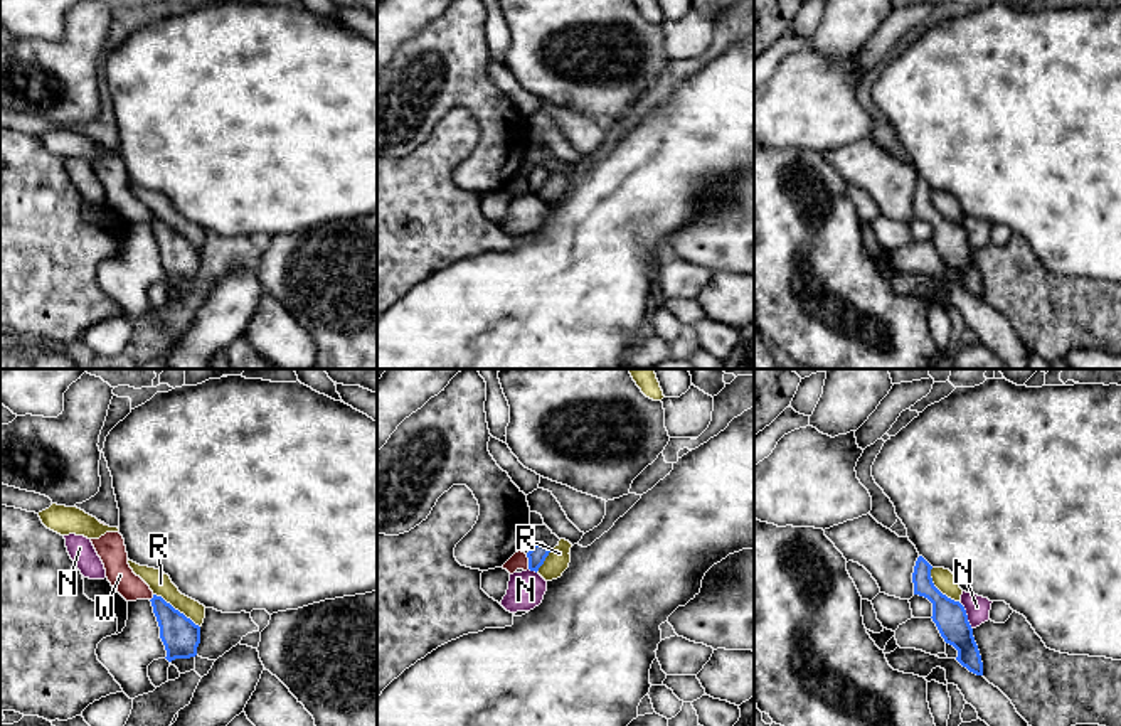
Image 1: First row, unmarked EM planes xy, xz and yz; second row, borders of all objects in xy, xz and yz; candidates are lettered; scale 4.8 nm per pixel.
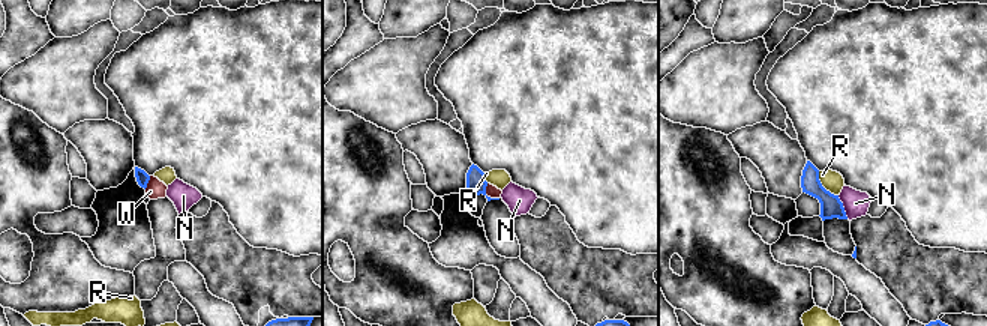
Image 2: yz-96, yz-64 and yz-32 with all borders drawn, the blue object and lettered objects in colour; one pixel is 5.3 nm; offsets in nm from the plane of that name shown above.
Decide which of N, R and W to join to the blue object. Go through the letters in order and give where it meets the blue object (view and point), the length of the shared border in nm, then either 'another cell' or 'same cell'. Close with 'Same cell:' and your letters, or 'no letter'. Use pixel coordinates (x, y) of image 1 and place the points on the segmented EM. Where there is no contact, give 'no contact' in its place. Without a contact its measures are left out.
N: meets blue in yz at (966, 617); contact 140 nm long; another cell
R: meets blue in xy at (177, 610); contact 280 nm long; another cell
W: meets blue in xz at (529, 561); contact 70 nm long; another cell
Same cell: no letter

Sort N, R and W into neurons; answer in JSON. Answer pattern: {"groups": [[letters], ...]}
{"groups": [["N"], ["R"], ["W"]]}

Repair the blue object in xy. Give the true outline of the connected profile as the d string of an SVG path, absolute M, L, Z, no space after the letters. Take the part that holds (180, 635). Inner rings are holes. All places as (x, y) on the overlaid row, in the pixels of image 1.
M153 595L150 601L160 627L160 638L167 650L165 659L172 662L175 659L195 657L200 643L200 627L162 596Z

